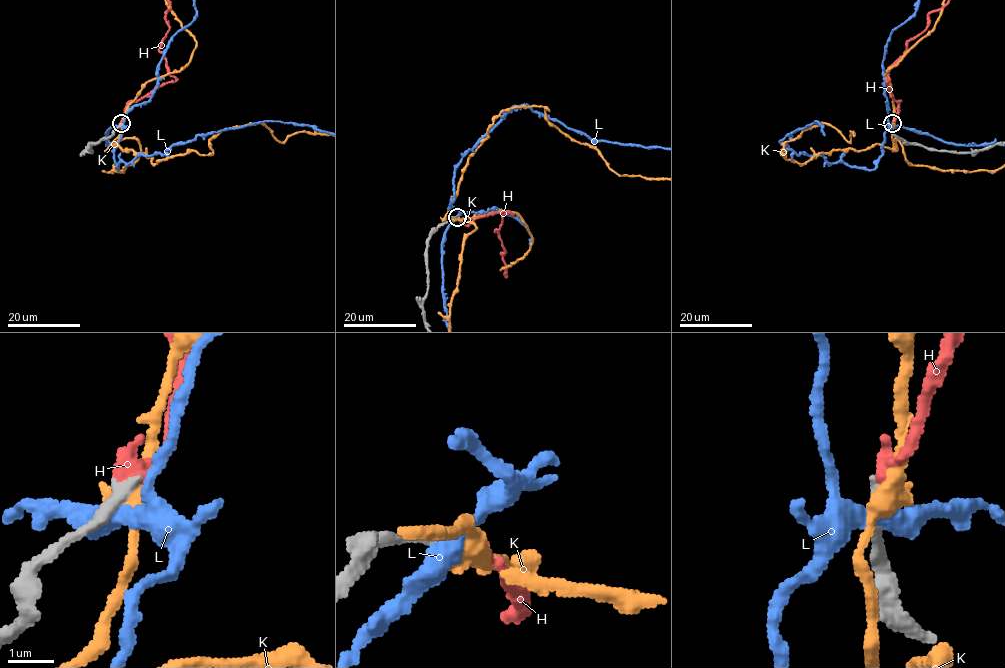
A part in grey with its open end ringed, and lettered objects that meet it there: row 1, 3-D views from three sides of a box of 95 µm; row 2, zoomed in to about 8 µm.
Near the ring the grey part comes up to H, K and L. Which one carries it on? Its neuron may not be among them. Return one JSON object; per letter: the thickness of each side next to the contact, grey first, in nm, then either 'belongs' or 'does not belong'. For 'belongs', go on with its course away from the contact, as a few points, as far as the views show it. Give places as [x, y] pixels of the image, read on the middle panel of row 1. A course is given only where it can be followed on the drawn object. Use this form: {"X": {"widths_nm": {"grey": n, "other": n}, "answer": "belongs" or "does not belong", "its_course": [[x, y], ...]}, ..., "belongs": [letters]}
{"H": {"widths_nm": {"grey": 300, "other": 400}, "answer": "belongs"}, "K": {"widths_nm": {"grey": 320, "other": 440}, "answer": "does not belong"}, "L": {"widths_nm": {"grey": 360, "other": 420}, "answer": "does not belong"}, "belongs": ["H"]}

